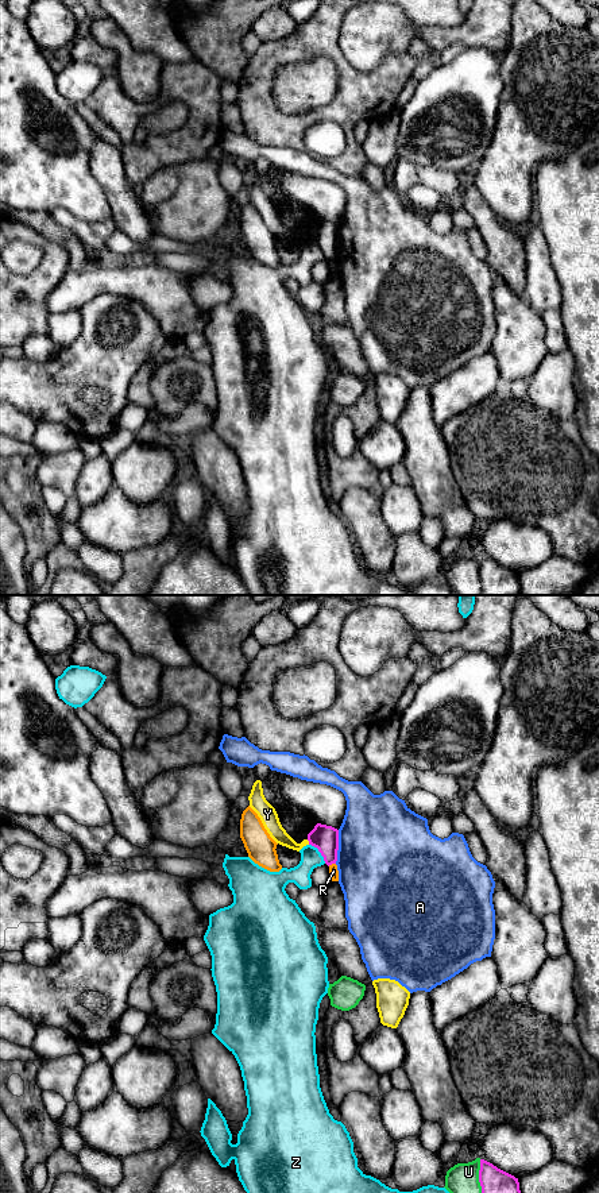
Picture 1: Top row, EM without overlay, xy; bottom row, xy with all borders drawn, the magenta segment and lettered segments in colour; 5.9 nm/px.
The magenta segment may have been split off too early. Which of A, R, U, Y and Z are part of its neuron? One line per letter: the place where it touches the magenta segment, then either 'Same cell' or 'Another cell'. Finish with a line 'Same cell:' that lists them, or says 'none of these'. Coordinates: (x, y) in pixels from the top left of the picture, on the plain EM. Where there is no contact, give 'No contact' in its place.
A: Touches magenta at xy (337, 242). Another cell
R: Touches magenta at xy (331, 259). Another cell
U: Touches magenta at xy (479, 575). Another cell
Y: Touches magenta at xy (309, 238). Another cell
Z: Touches magenta at xy (319, 246). Another cell
Same cell: none of these

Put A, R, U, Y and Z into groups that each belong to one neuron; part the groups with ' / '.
A / R / U / Y / Z

